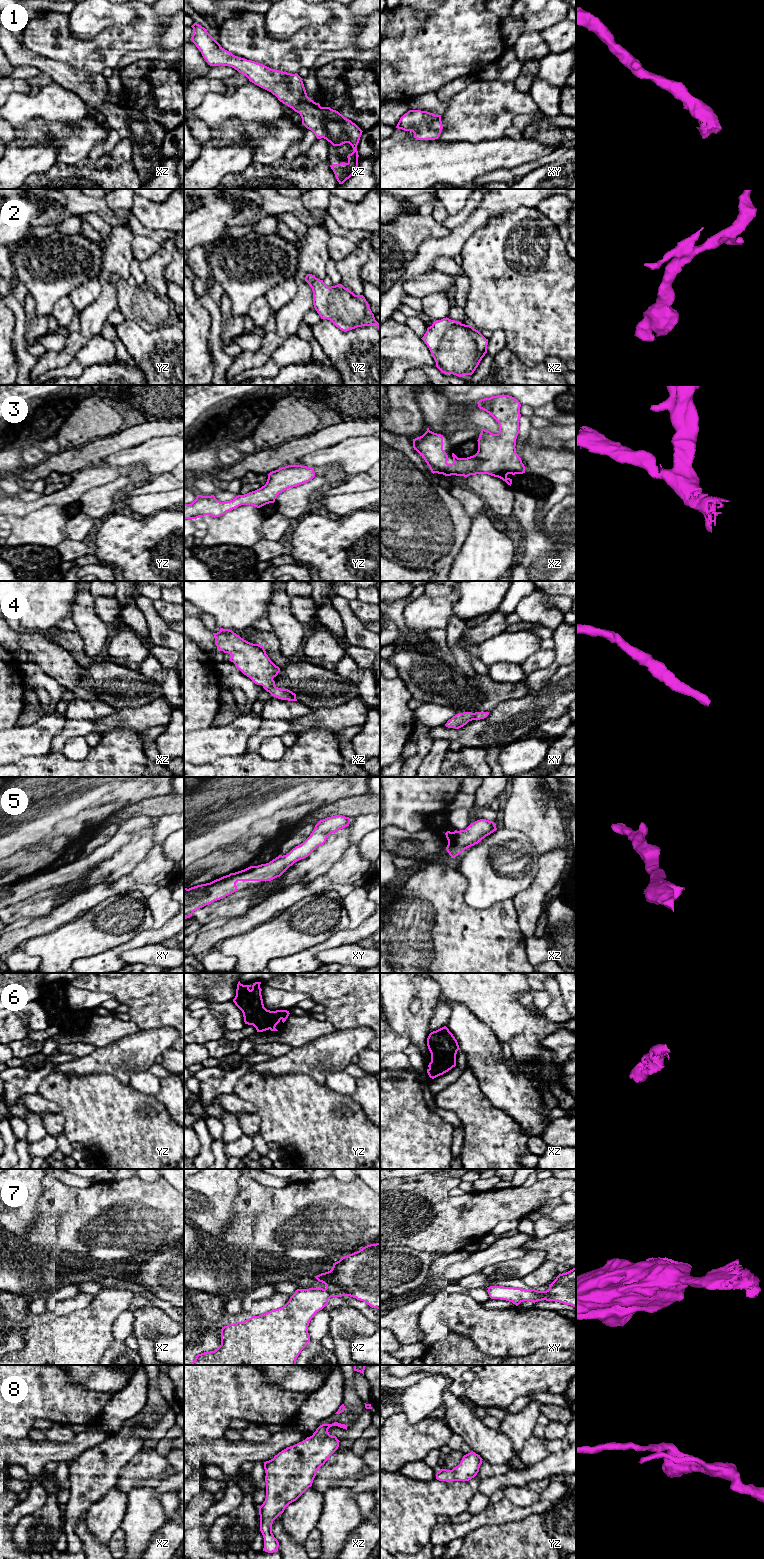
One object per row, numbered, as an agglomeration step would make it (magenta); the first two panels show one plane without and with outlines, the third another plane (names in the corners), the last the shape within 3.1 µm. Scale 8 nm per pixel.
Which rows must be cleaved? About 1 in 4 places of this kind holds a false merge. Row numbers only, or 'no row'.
no row

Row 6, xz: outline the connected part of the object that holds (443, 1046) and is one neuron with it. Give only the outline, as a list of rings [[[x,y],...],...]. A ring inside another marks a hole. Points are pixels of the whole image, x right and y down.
[[[446,1026],[429,1034],[427,1046],[431,1053],[431,1062],[427,1069],[430,1078],[443,1075],[456,1066],[456,1054],[460,1048]]]

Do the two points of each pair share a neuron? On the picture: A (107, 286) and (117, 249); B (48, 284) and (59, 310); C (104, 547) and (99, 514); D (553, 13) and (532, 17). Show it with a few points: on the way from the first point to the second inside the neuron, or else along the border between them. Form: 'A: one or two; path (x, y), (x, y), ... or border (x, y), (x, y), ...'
A: one; path (106, 277), (107, 270), (117, 258)
B: two; border (68, 295), (62, 296), (50, 313)
C: two; border (102, 519), (99, 521)
D: one; path (548, 16), (537, 17)

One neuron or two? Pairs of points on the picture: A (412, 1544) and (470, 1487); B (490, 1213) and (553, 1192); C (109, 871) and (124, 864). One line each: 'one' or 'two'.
A: one
B: one
C: one

